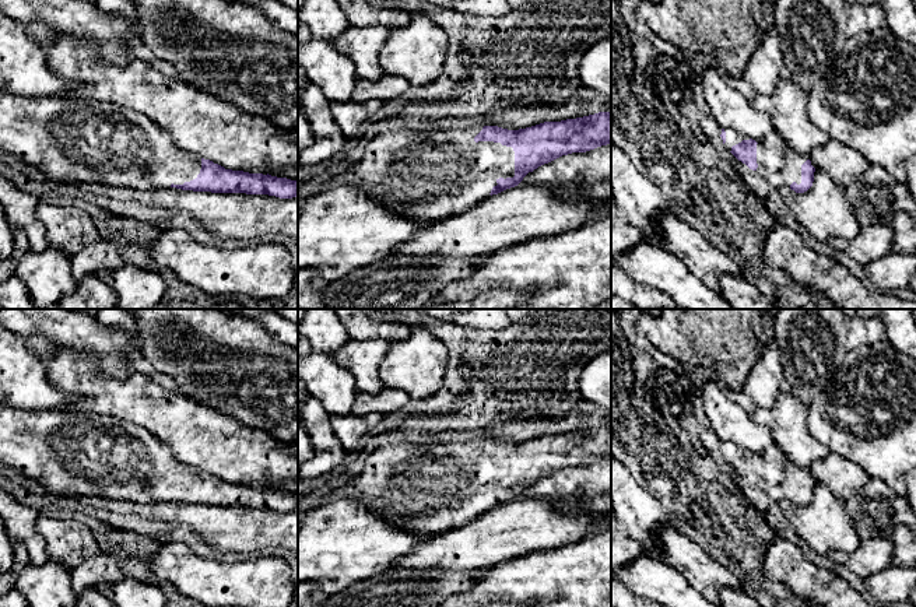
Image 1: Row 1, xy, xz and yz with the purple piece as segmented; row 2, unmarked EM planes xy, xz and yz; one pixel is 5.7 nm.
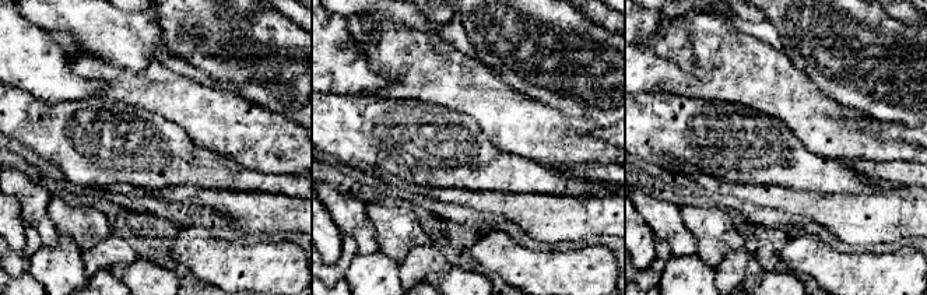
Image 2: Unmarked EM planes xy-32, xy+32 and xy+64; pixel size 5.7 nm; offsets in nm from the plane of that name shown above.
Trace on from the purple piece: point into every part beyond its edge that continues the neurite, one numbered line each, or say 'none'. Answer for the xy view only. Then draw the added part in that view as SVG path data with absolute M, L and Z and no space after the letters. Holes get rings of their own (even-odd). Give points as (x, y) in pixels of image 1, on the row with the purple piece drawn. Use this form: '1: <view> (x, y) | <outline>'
1: xy (80, 141) | M0 91L0 147L50 179L85 187L168 189L197 178L201 157L176 147L143 113L78 97L24 98Z

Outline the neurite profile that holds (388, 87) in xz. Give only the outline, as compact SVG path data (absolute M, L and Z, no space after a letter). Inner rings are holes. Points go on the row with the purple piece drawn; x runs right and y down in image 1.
M383 74L375 81L358 77L351 99L358 102L368 102L371 99L386 102L404 97L410 87L406 80L389 74Z

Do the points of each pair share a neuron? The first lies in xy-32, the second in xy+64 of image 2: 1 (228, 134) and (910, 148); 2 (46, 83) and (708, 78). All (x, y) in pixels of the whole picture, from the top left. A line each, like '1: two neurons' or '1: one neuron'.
1: one neuron
2: two neurons

